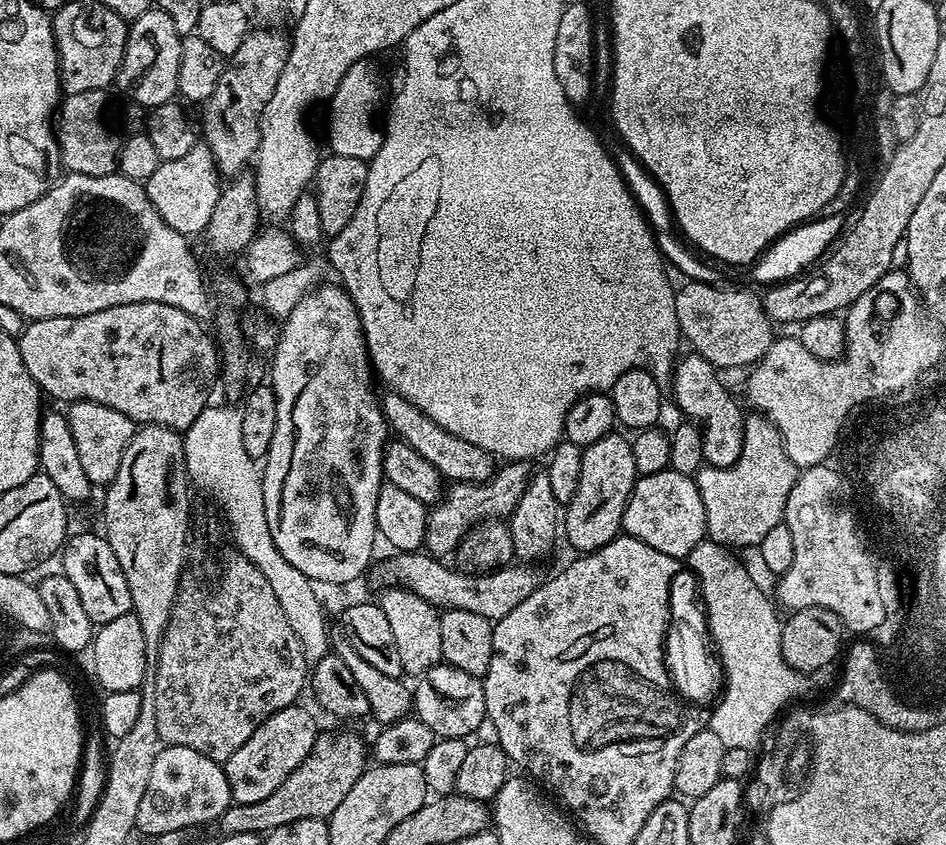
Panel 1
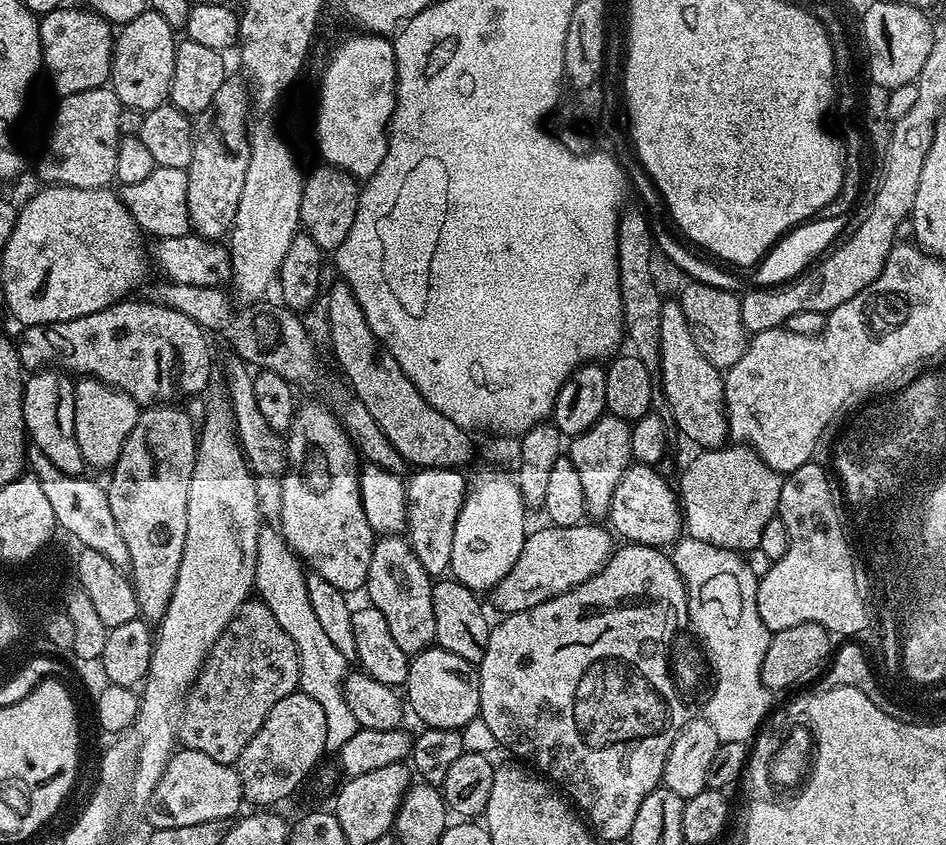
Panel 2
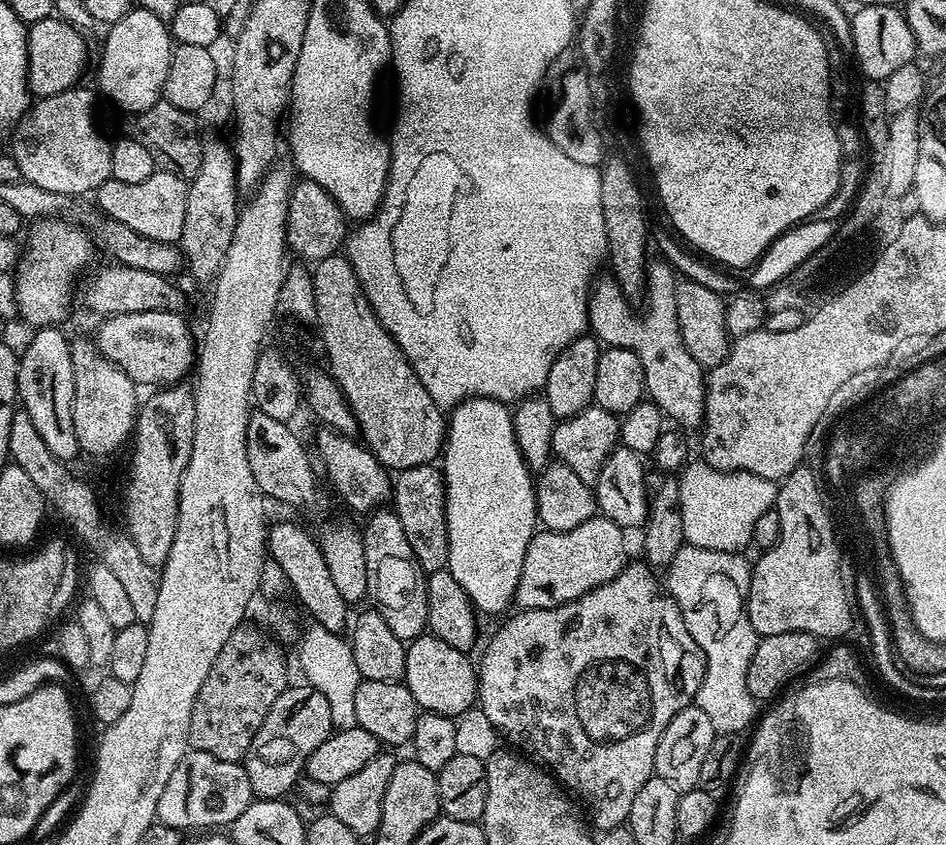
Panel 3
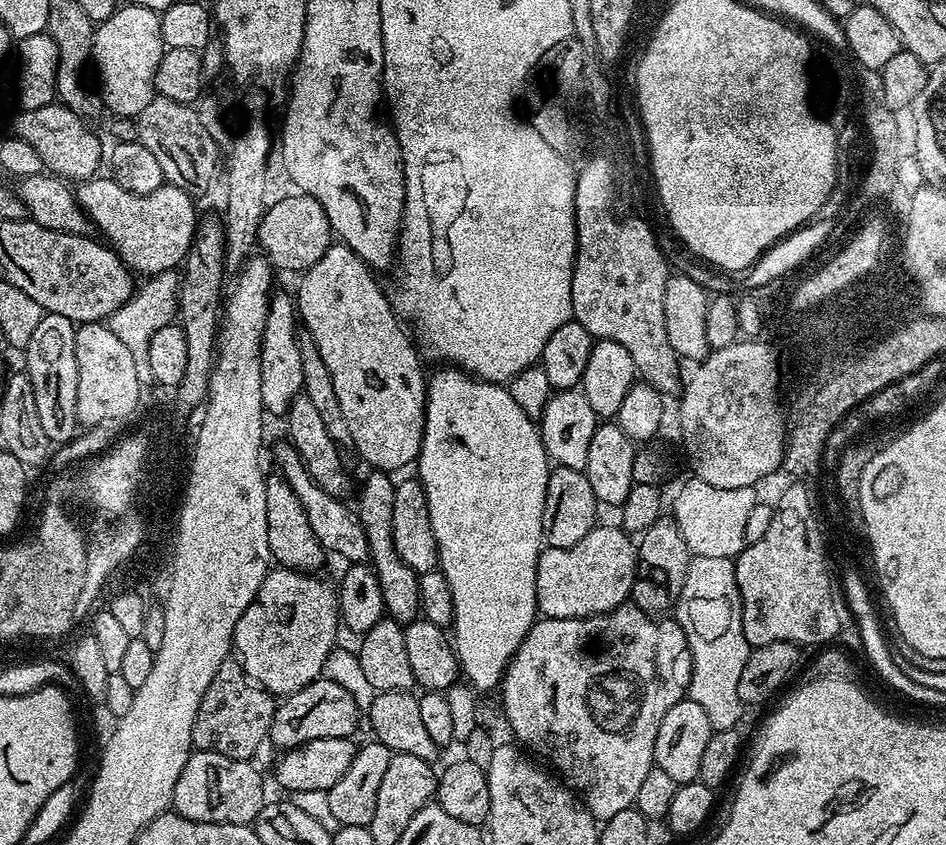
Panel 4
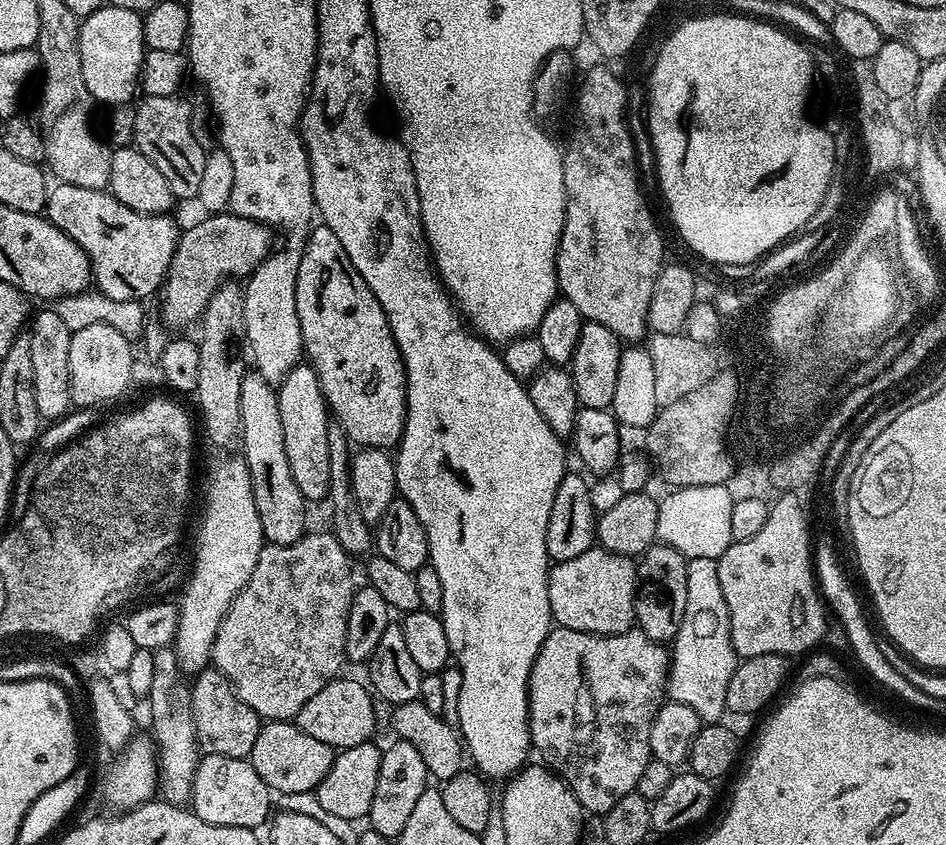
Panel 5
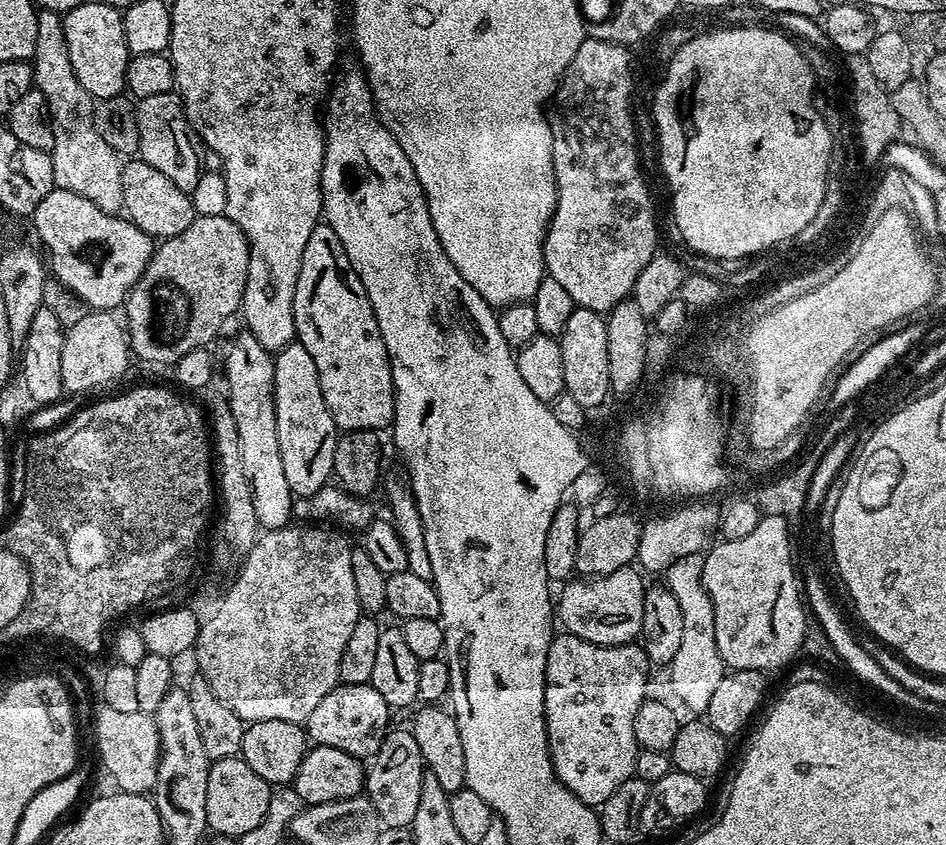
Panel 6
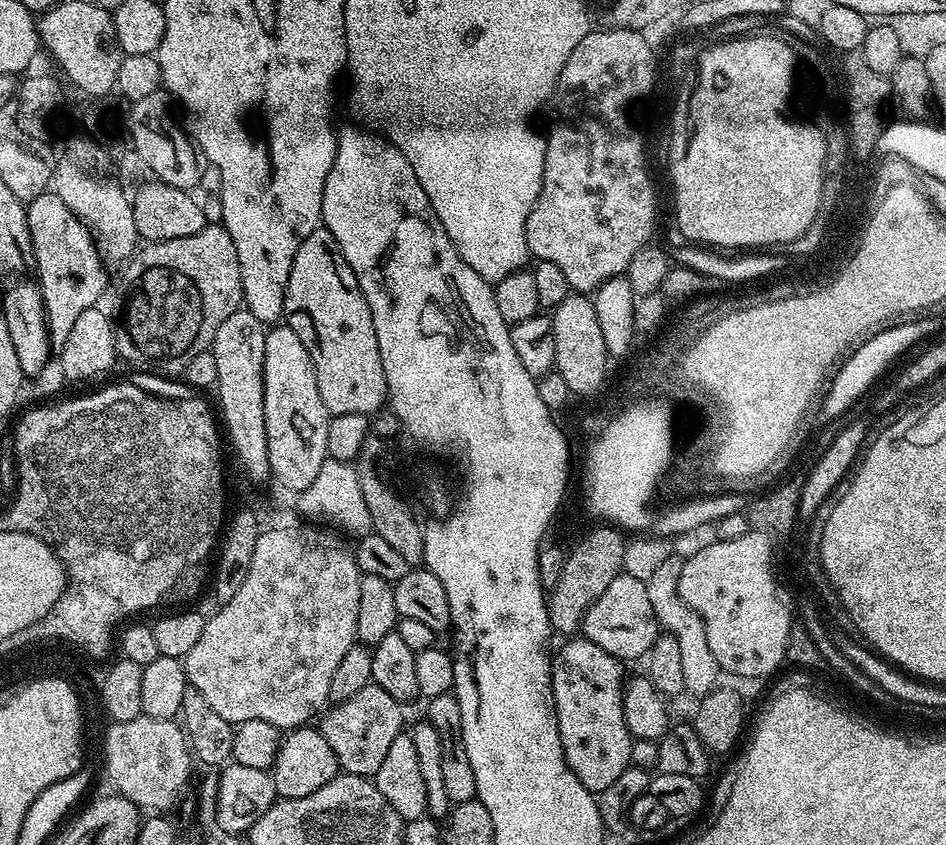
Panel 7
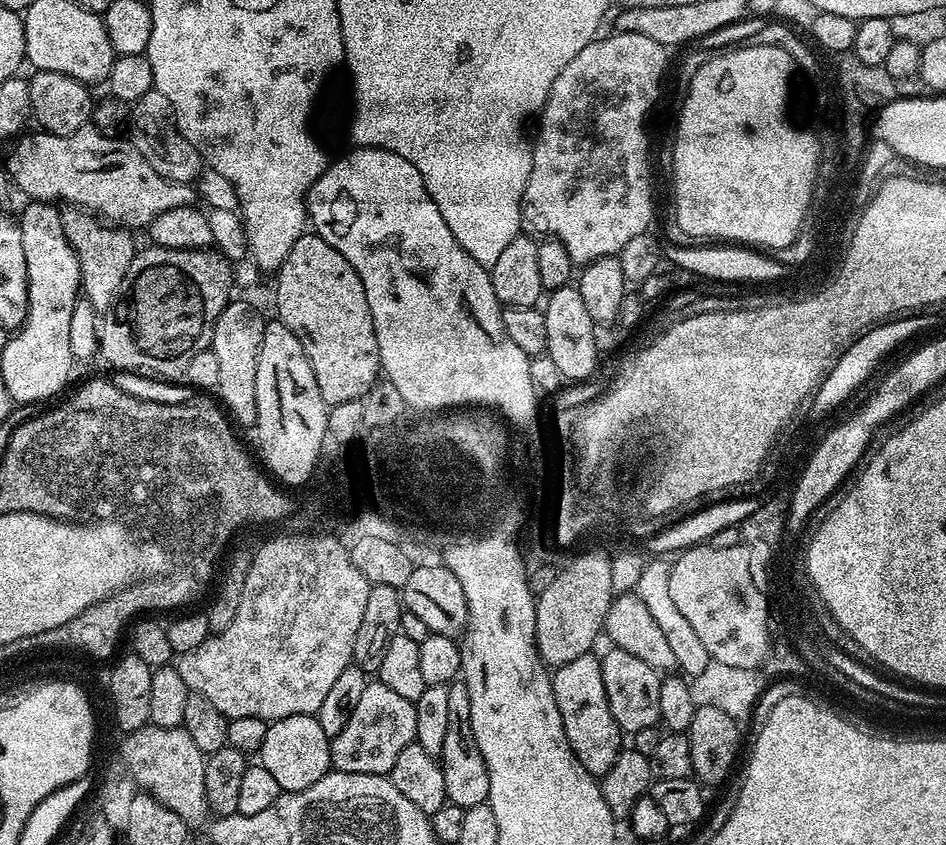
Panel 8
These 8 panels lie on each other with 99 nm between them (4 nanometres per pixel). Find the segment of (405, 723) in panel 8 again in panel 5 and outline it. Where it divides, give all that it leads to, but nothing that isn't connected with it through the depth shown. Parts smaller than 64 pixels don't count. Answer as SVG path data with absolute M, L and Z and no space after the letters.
M337 678L322 686L322 690L318 690L318 694L314 694L314 698L310 698L294 718L295 724L306 734L318 738L318 742L326 742L333 750L367 744L376 732L377 701L373 693L363 683L360 685L356 680L344 679Z

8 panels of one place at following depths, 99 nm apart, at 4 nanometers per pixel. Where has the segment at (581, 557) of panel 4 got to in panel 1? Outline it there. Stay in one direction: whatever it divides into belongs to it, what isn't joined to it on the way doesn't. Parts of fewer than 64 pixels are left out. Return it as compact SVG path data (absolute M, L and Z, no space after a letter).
M427 551L401 552L392 554L389 560L377 563L376 580L385 589L409 588L418 598L426 598L437 608L454 608L456 610L471 610L474 614L482 614L482 618L498 621L506 618L510 610L515 610L519 604L542 583L542 576L535 572L528 562L512 562L502 568L493 568L491 572L469 572L459 567L447 568L443 559L429 556Z

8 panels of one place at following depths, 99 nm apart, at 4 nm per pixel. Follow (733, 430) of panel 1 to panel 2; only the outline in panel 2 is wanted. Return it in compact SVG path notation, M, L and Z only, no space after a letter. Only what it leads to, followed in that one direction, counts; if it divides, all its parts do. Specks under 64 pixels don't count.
M665 299L661 306L661 372L662 386L666 402L670 404L673 425L680 427L680 432L688 440L693 440L700 450L725 447L728 435L728 418L724 415L724 378L721 369L715 368L702 354L698 342L694 342L692 327L686 322L679 299Z

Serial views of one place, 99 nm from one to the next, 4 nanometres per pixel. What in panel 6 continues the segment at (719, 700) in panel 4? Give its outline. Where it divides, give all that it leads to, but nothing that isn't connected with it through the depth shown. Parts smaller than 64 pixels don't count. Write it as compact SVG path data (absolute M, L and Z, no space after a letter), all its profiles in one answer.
M701 553L686 554L686 558L678 558L666 573L667 588L673 592L674 598L682 610L685 622L682 646L674 655L670 665L672 671L672 688L676 696L692 711L692 714L707 713L710 702L714 698L714 690L718 682L722 682L725 666L718 654L718 642L714 638L714 606L704 589L702 582L702 566L704 557Z

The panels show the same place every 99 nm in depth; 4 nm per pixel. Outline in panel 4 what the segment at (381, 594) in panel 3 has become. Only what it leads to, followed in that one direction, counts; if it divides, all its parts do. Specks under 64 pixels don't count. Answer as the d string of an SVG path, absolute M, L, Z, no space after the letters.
M372 470L367 474L369 476L365 478L364 485L360 488L360 501L354 504L354 511L366 530L370 567L382 586L384 611L401 626L407 626L421 615L420 577L414 570L410 570L410 566L406 566L406 562L402 562L402 558L398 556L398 550L394 548L392 515L397 481L389 473L379 470Z

